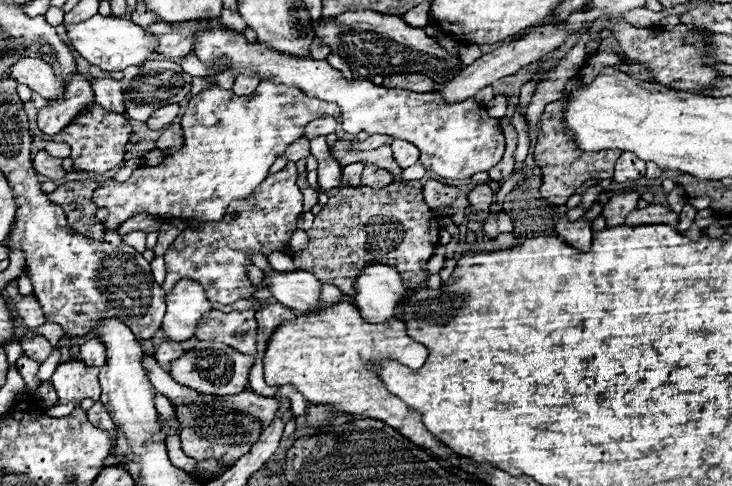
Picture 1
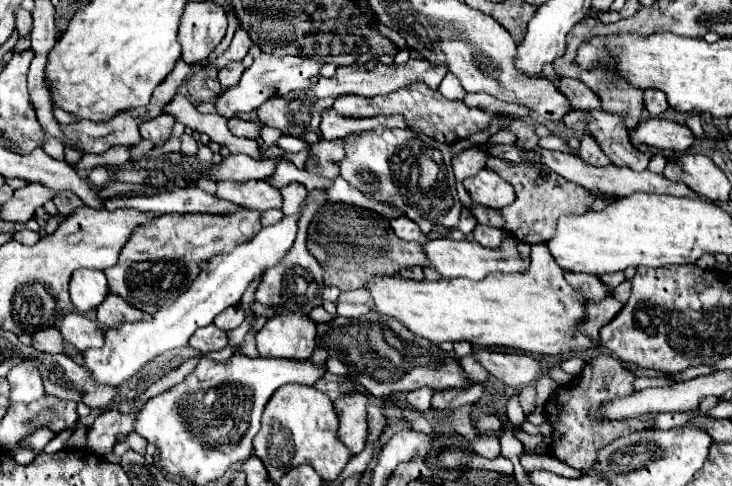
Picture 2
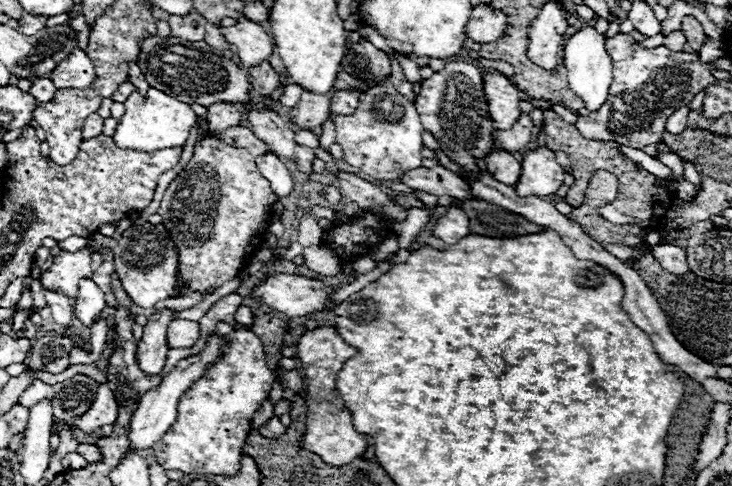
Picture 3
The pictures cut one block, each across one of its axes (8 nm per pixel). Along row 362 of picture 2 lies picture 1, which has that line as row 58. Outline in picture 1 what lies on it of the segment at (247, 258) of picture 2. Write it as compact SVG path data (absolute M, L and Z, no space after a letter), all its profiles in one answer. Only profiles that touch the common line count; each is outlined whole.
M92 16L78 24L66 24L68 40L72 42L72 48L86 58L90 64L100 66L106 72L124 70L128 66L140 66L144 64L156 48L156 38L148 36L144 28L132 24L130 20L122 20L116 16Z

